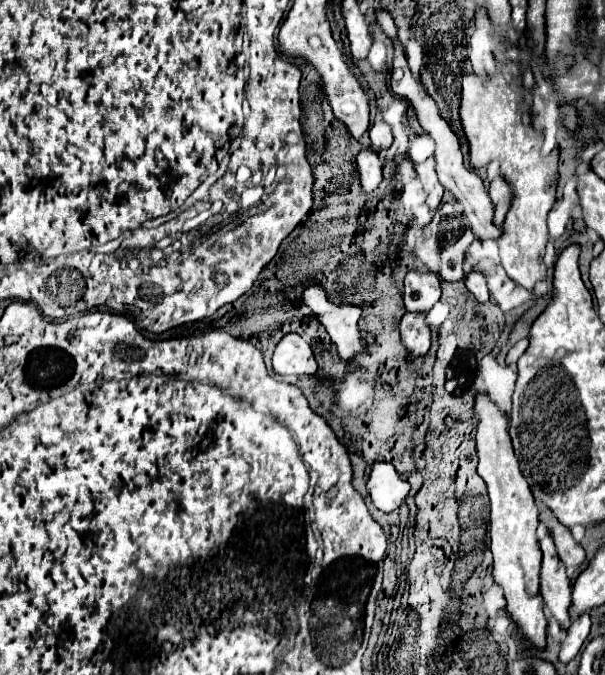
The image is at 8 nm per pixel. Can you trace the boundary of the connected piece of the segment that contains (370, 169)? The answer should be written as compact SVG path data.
M362 148L358 154L358 172L364 192L370 192L370 186L378 186L382 176L376 180L376 174L382 174L382 160L374 148Z

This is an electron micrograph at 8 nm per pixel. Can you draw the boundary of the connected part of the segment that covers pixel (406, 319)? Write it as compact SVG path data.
M406 312L400 322L402 342L410 350L410 358L424 356L432 344L430 326L424 322L424 312Z

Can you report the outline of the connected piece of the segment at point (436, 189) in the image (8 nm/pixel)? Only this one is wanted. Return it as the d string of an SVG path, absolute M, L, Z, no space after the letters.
M428 158L426 164L420 164L416 168L418 176L422 178L422 186L428 194L428 200L426 204L430 206L430 210L436 210L440 206L440 200L442 200L442 194L444 194L444 188L436 176L436 170L434 170L434 158Z

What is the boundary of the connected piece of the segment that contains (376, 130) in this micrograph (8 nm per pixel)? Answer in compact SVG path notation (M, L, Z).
M376 122L372 128L370 128L370 138L372 138L372 146L376 150L386 150L390 148L394 136L392 136L392 128L384 122Z

